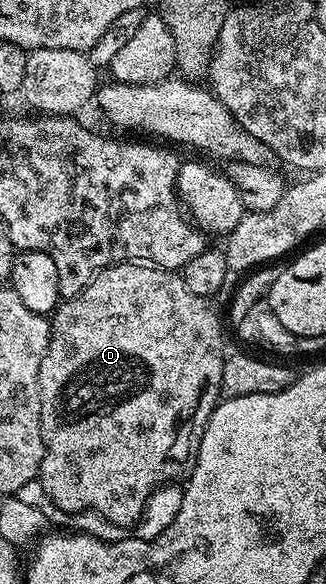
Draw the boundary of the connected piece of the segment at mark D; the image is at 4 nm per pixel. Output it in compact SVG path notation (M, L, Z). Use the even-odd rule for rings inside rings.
M117 263L107 267L104 271L98 271L89 281L89 285L77 297L60 302L50 316L51 320L51 336L49 337L49 345L45 349L45 357L41 361L41 369L39 370L39 392L41 393L41 433L45 441L45 457L41 461L41 469L38 473L38 480L43 484L45 493L51 499L51 502L59 508L60 512L67 511L96 511L103 519L108 519L111 523L116 523L119 527L130 528L139 522L143 515L143 507L147 504L147 498L152 495L158 487L174 484L176 481L186 480L191 470L195 467L195 458L199 452L201 445L201 437L205 433L205 425L209 421L209 417L215 411L216 403L220 402L221 392L223 390L223 382L221 381L221 373L223 372L223 360L225 358L225 350L223 351L223 327L219 324L219 315L211 308L213 305L211 299L205 297L197 297L197 293L193 293L185 285L182 274L168 271L165 267L157 267L146 263Z

